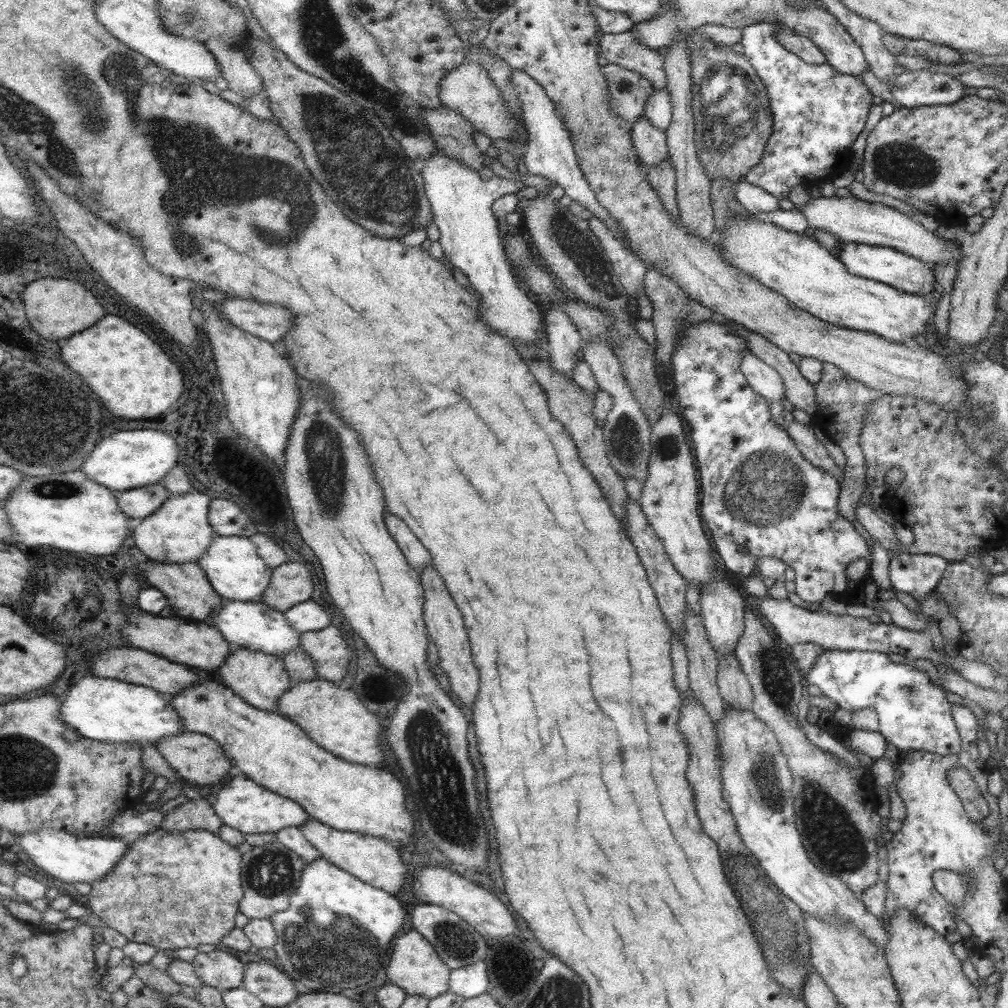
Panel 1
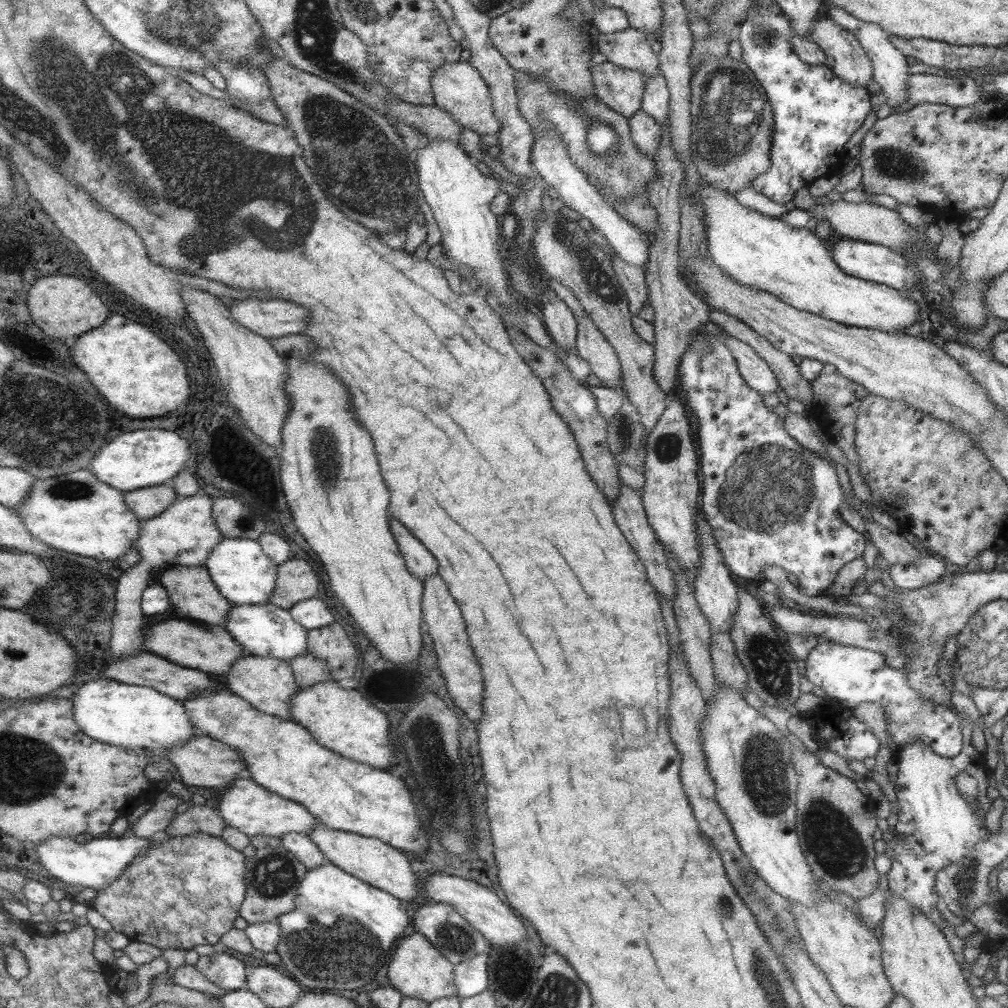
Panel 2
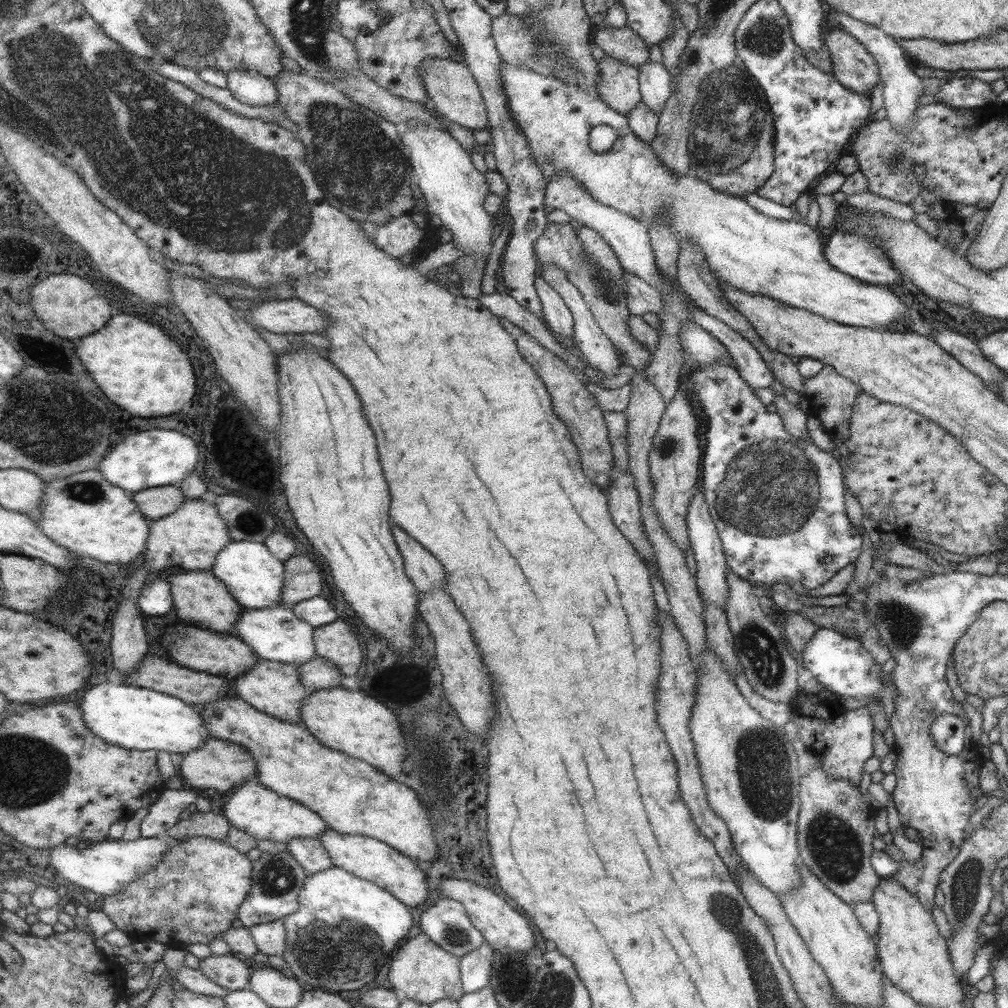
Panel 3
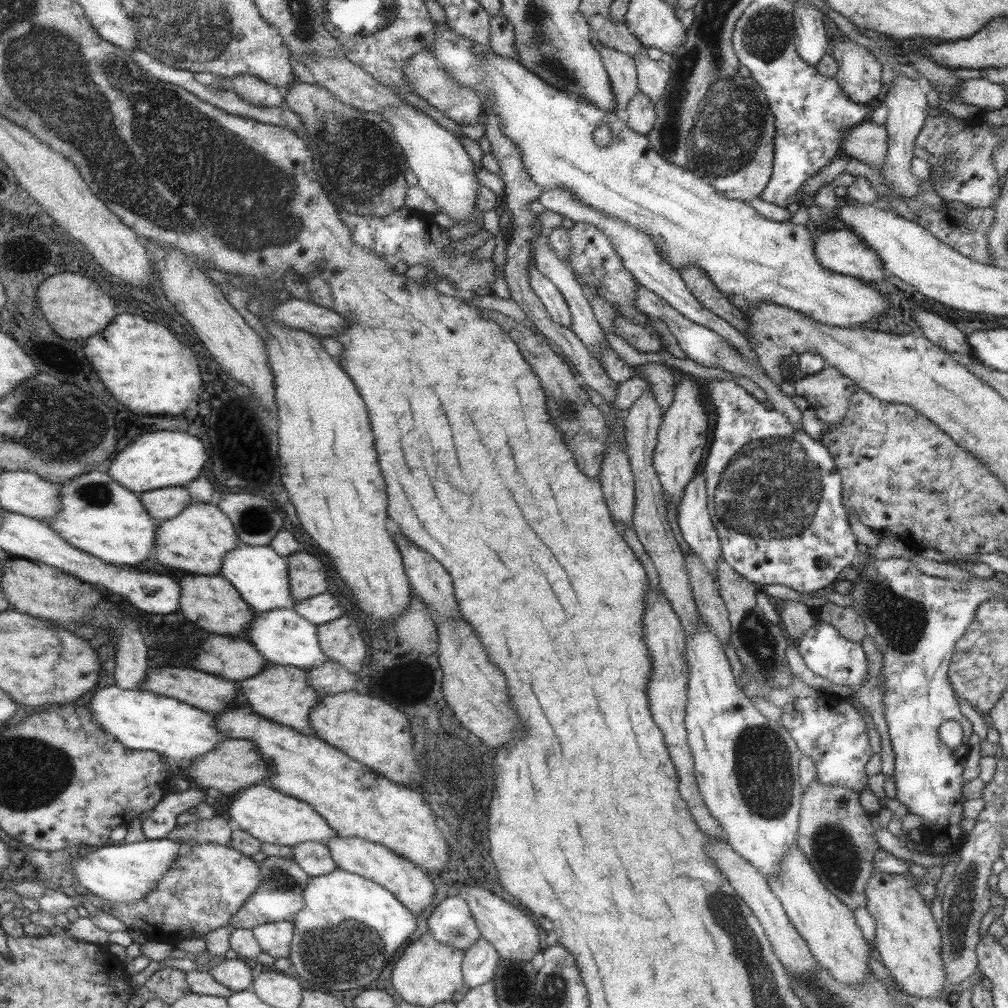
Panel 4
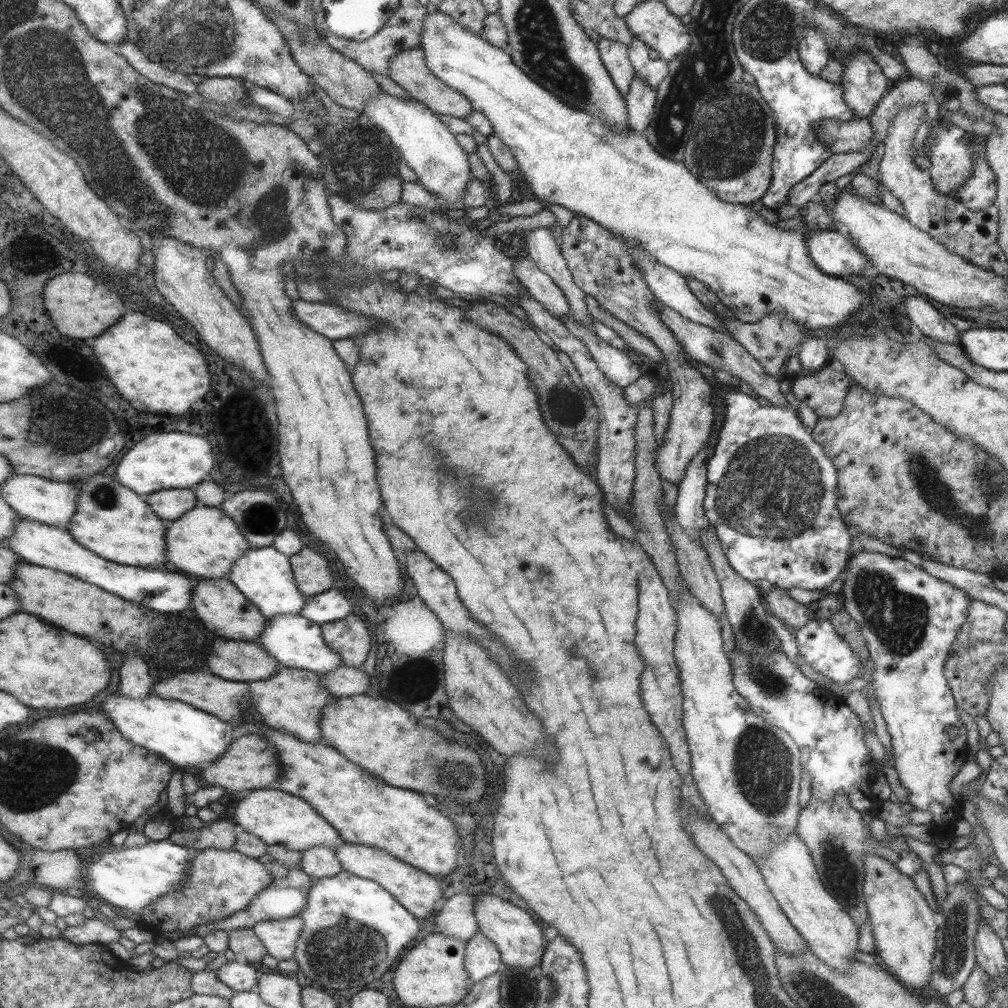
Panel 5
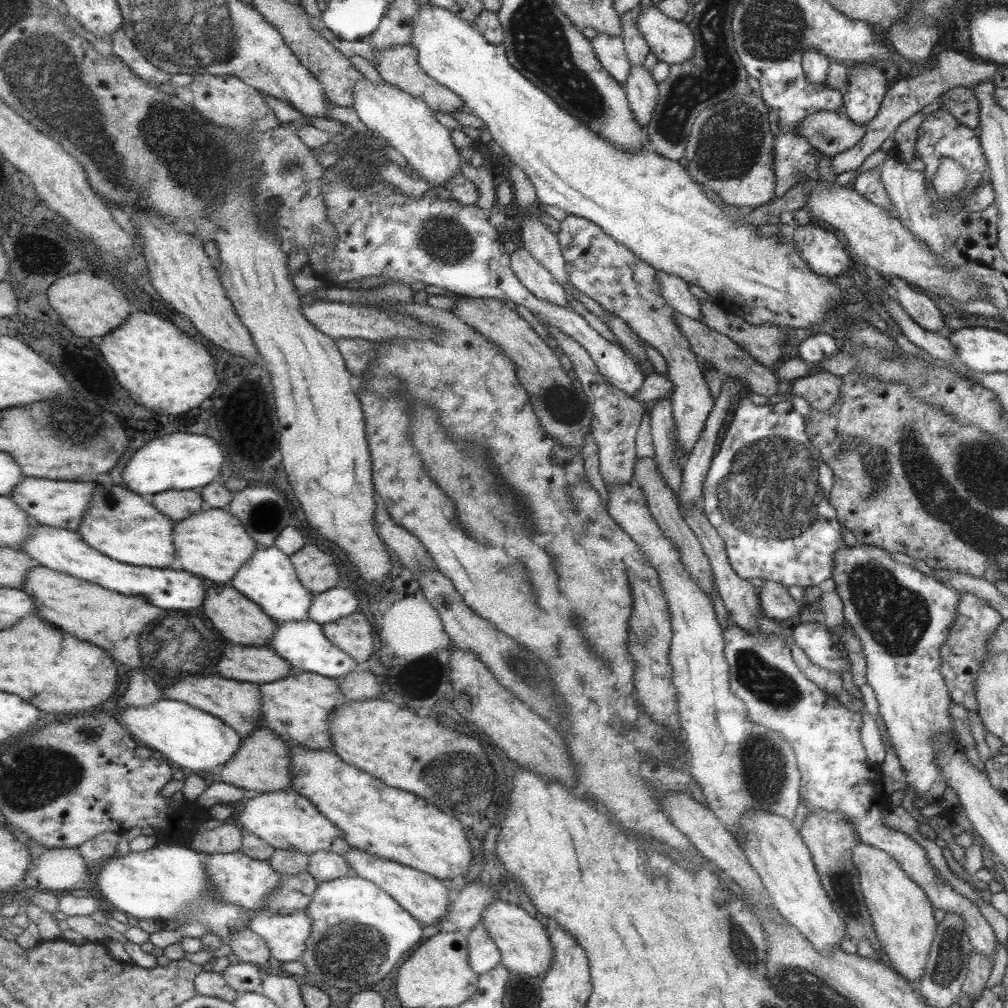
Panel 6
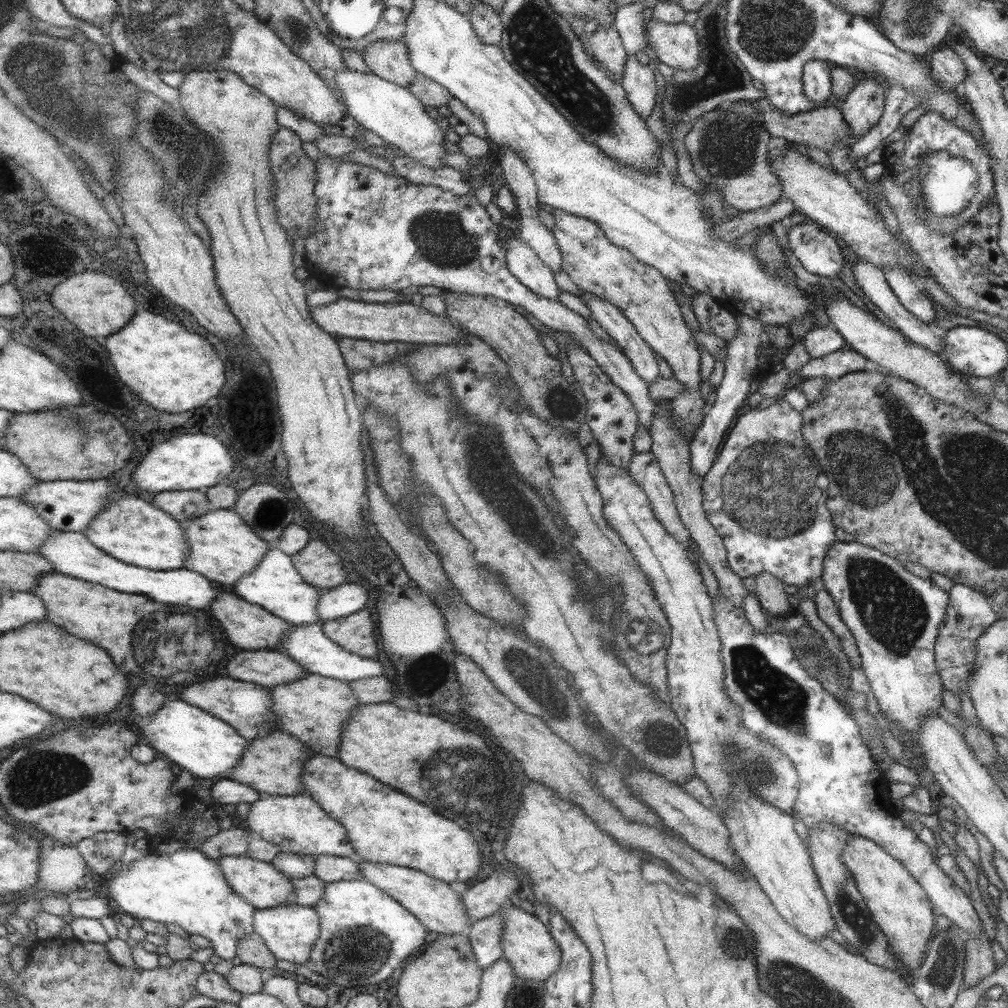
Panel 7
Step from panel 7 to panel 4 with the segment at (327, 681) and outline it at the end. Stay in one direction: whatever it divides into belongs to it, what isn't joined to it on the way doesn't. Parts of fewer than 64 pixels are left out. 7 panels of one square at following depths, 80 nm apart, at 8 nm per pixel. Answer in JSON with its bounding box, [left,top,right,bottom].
[239,663,322,736]

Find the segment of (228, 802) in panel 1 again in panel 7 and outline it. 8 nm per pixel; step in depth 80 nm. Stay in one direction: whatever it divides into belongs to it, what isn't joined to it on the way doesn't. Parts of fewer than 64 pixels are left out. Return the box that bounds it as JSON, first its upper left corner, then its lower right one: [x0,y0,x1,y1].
[246,794,357,857]

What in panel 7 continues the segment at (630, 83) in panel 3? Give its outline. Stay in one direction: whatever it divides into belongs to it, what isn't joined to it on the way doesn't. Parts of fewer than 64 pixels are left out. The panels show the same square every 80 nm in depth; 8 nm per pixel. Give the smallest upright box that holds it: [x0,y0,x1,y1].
[588,23,627,77]

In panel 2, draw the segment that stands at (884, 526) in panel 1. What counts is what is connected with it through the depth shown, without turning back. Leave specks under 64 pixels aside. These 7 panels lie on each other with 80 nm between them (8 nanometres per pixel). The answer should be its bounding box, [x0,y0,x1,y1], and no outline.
[864,517,920,569]

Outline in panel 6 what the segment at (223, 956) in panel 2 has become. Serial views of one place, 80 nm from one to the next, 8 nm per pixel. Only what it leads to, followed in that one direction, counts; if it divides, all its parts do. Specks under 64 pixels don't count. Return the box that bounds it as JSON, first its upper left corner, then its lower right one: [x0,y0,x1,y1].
[222,961,265,994]

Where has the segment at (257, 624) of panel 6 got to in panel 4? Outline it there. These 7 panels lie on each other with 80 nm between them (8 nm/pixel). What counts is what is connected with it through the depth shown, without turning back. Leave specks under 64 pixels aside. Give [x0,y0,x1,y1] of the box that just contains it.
[179,574,258,639]

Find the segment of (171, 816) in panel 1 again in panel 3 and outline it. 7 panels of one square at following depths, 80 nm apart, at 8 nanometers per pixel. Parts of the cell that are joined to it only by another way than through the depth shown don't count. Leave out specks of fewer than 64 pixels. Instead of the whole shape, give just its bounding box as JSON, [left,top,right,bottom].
[167,810,233,842]

